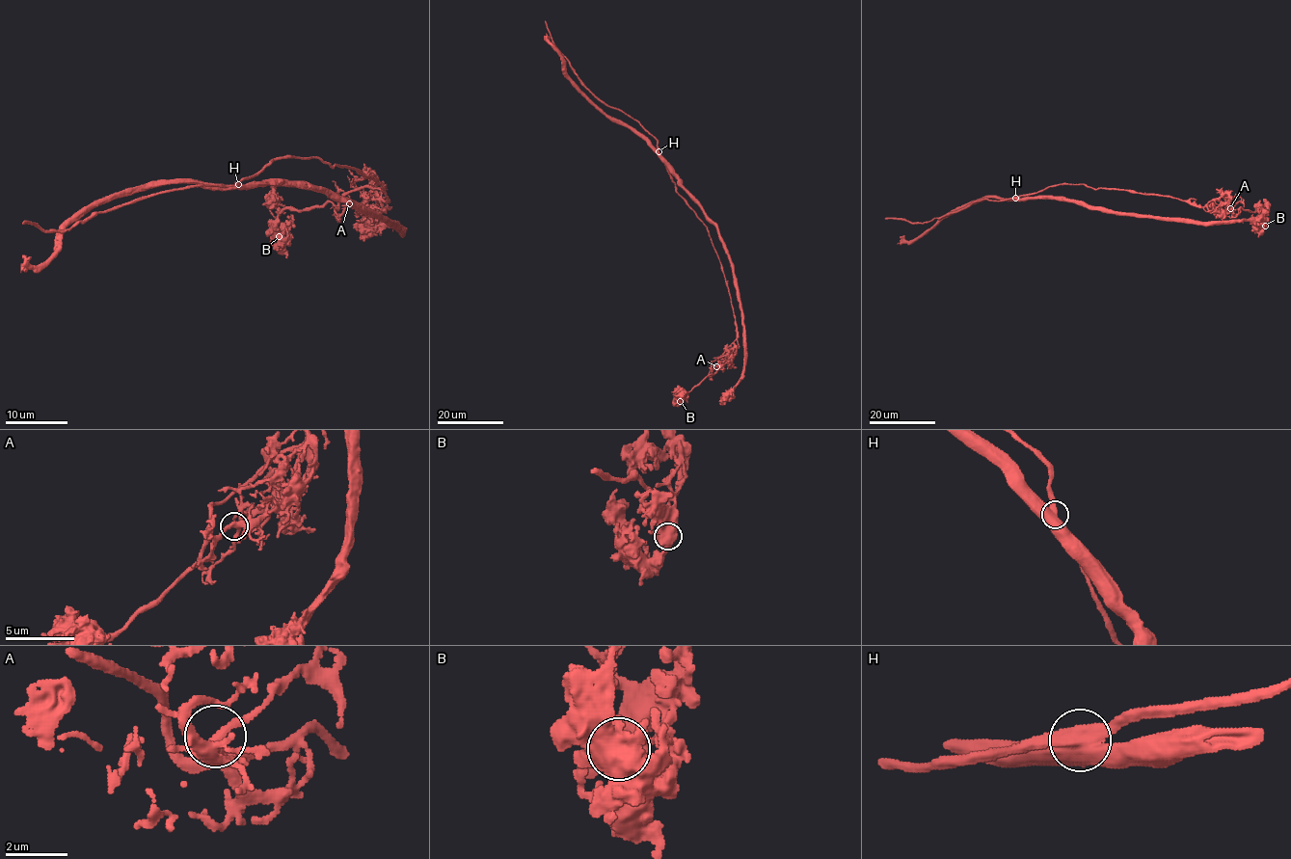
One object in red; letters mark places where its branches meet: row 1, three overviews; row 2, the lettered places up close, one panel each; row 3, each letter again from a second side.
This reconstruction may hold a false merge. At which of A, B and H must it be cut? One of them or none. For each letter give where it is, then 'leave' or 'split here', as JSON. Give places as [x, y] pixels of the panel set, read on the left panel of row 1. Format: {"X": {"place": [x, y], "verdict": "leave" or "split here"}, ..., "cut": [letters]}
{"A": {"place": [349, 203], "verdict": "leave"}, "B": {"place": [279, 236], "verdict": "leave"}, "H": {"place": [238, 184], "verdict": "split here"}, "cut": ["H"]}

